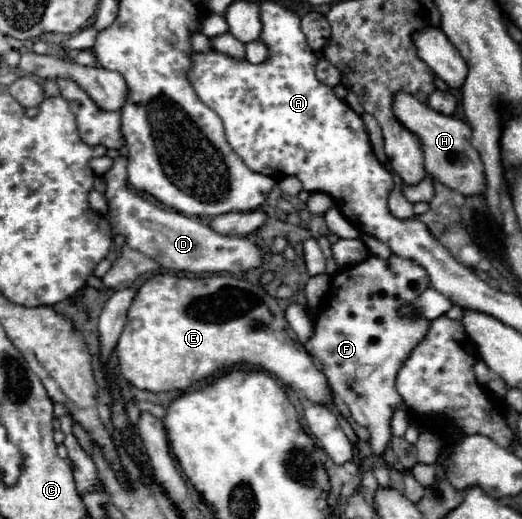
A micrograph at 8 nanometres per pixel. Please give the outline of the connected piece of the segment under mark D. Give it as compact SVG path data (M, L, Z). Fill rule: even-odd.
M118 156L118 162L104 174L106 200L110 204L108 220L116 234L120 234L128 246L140 250L148 258L156 260L162 268L190 274L242 274L262 266L262 250L248 238L216 234L210 226L188 218L176 210L162 208L142 198L128 186L126 158Z

